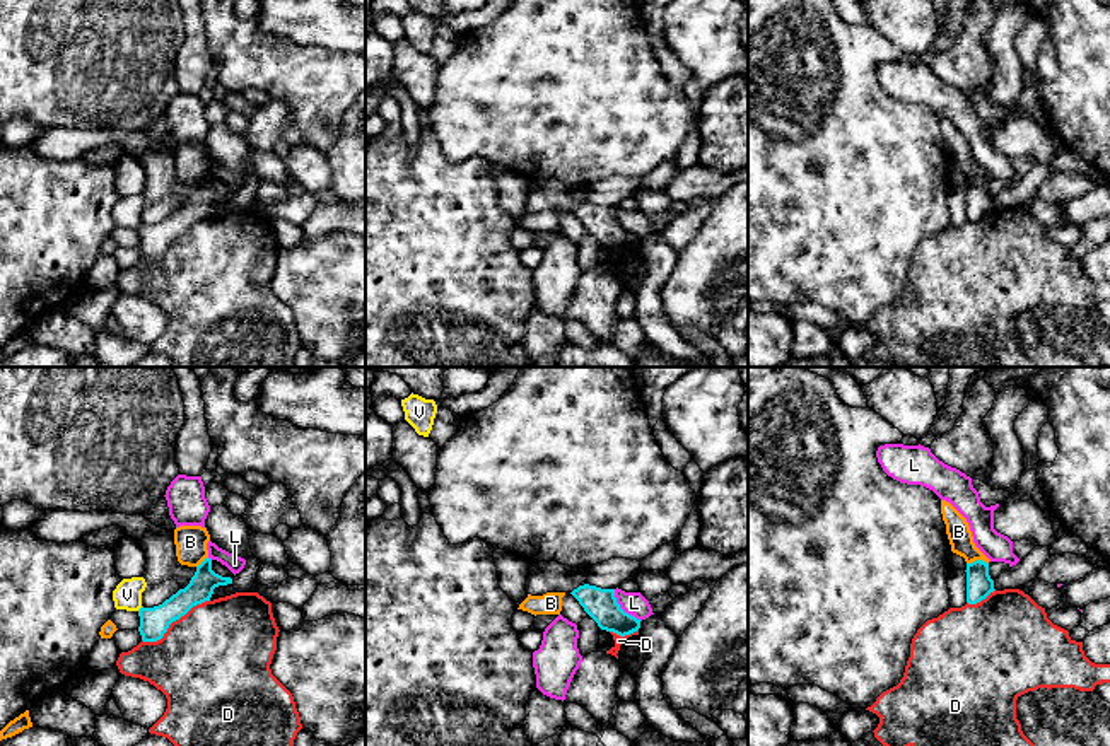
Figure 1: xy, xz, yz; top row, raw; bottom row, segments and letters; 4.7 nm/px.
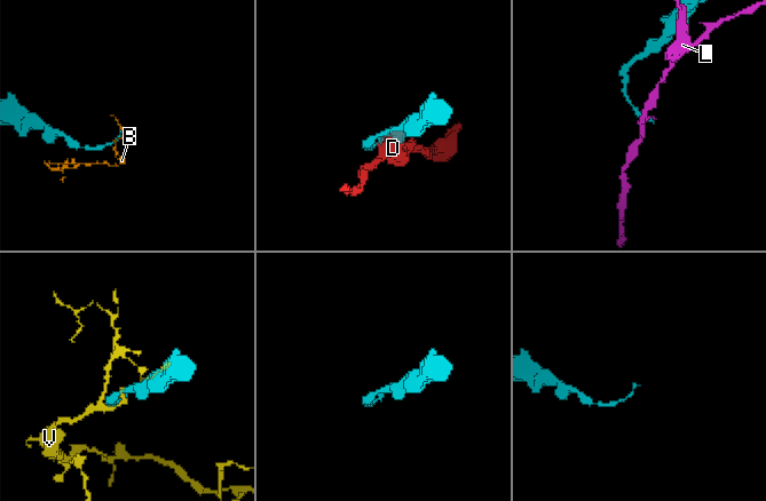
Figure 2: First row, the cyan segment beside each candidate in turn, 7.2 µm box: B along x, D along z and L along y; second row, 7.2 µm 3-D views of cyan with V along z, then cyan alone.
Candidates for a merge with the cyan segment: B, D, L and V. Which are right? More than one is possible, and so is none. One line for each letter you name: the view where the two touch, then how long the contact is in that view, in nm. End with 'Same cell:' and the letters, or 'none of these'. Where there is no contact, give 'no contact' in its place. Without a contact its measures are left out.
Same cell: none of these

